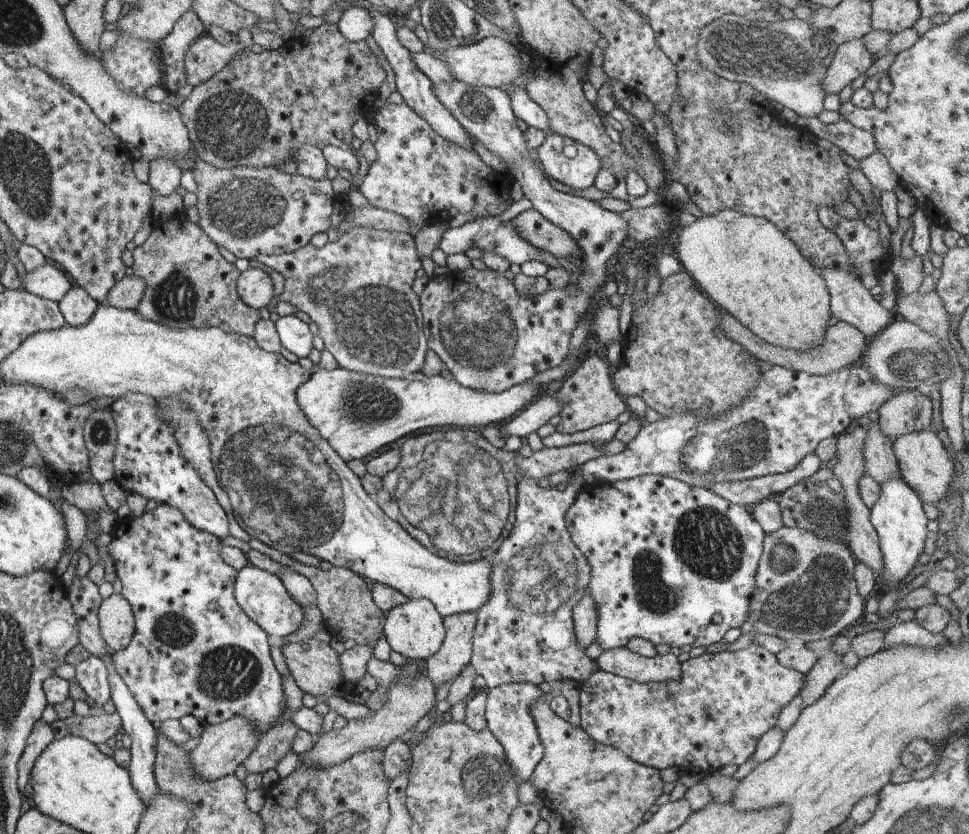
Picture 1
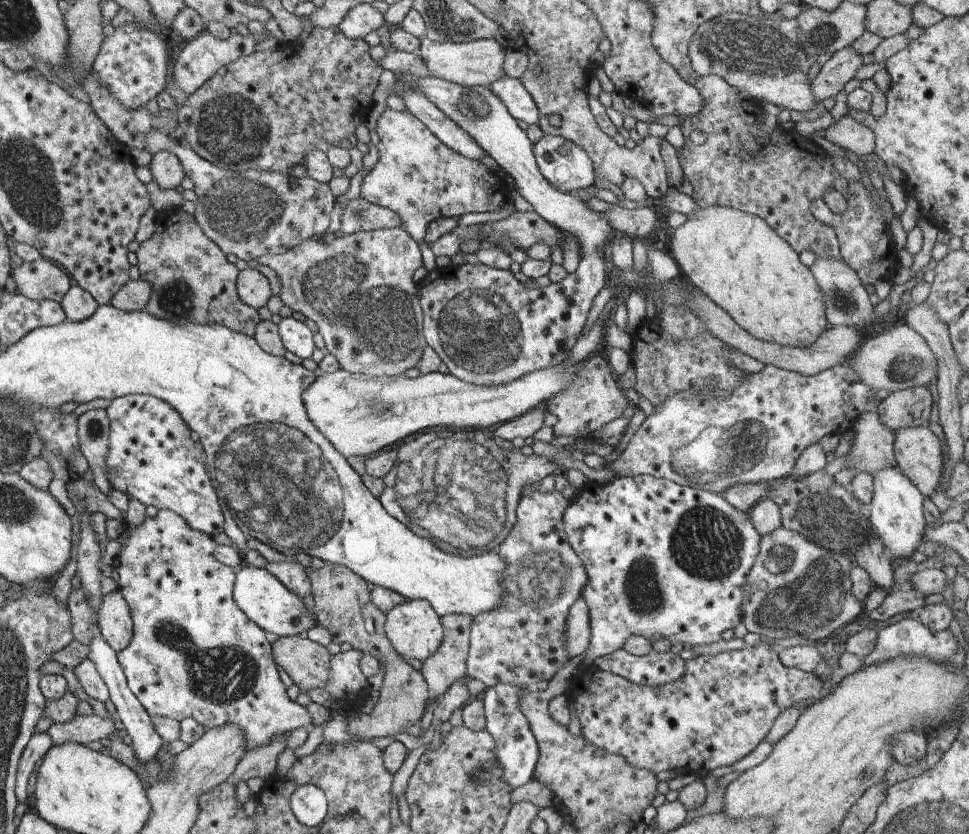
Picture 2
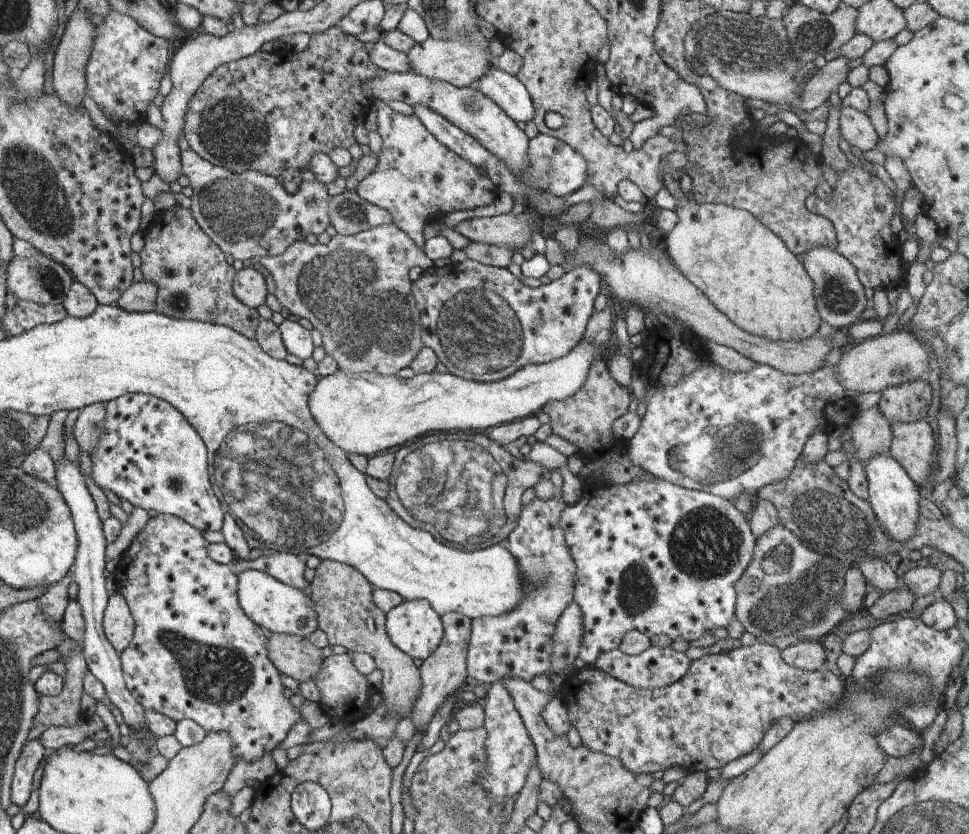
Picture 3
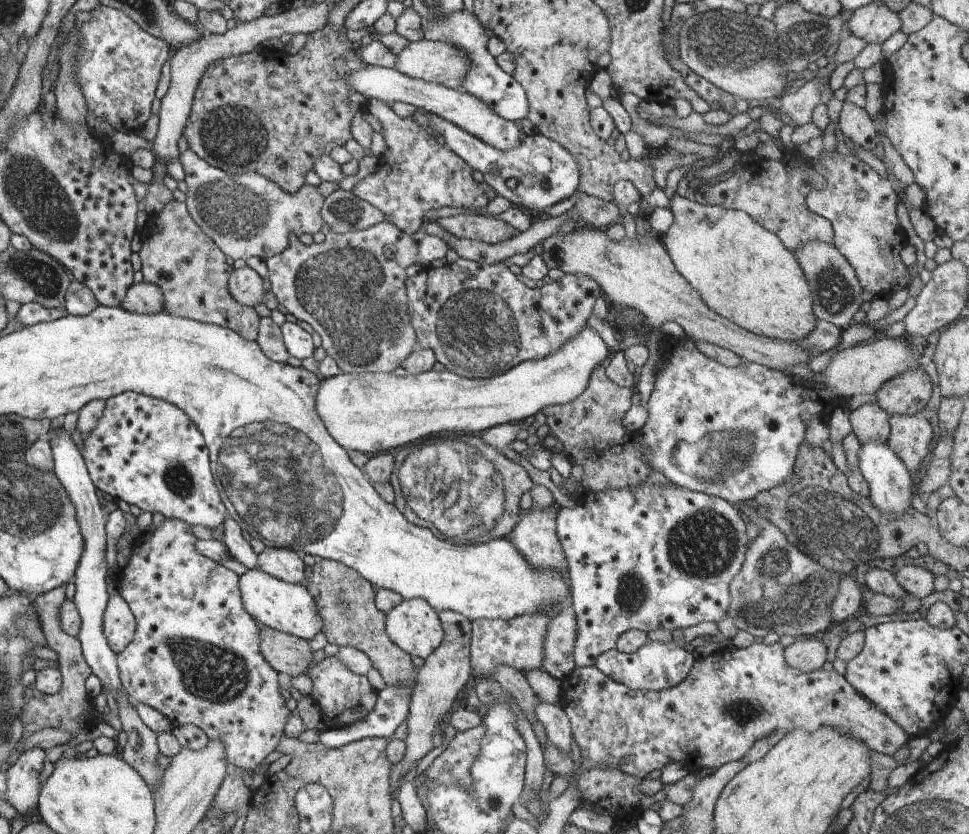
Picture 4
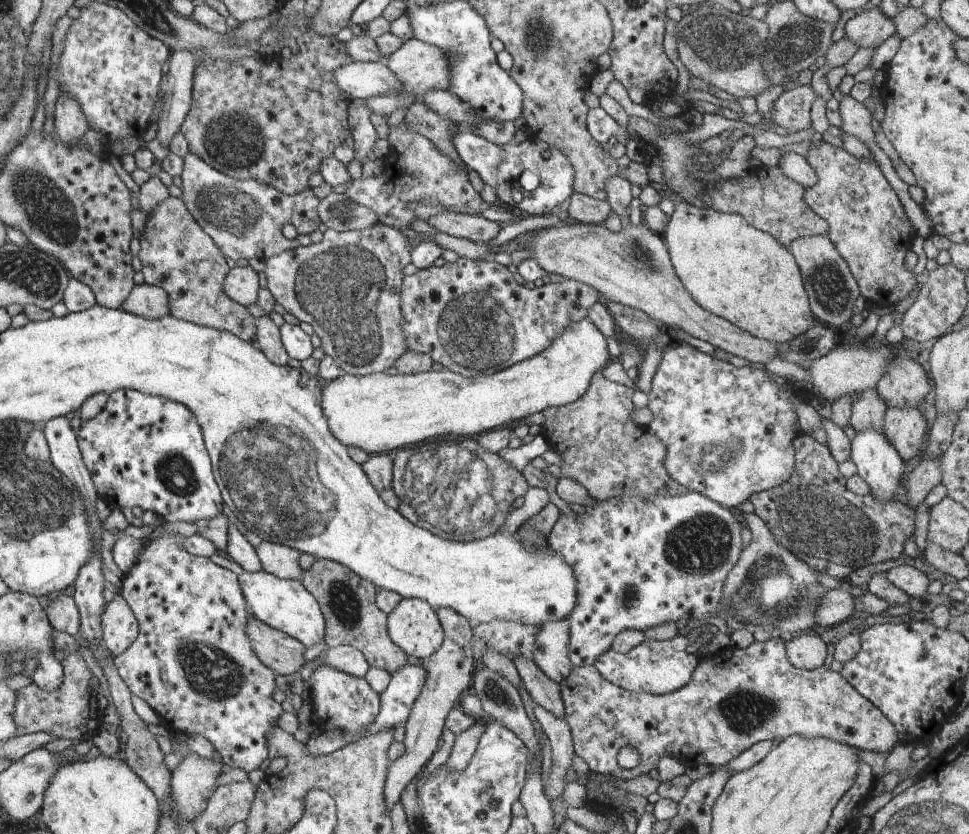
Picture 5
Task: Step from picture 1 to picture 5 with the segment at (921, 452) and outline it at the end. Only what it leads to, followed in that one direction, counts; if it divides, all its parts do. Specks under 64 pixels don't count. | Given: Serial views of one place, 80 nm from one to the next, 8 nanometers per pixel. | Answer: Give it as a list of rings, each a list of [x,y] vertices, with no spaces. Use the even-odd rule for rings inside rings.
[[[887,407],[883,432],[904,462],[908,463],[922,452],[920,448],[928,434],[928,424],[918,409]]]

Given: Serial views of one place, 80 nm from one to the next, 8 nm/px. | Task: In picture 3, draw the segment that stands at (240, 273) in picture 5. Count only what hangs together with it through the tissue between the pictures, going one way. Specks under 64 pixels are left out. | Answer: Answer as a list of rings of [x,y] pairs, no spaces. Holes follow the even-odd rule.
[[[246,267],[239,271],[234,283],[234,292],[243,304],[251,308],[265,305],[266,296],[269,294],[266,290],[264,276],[252,267]]]

